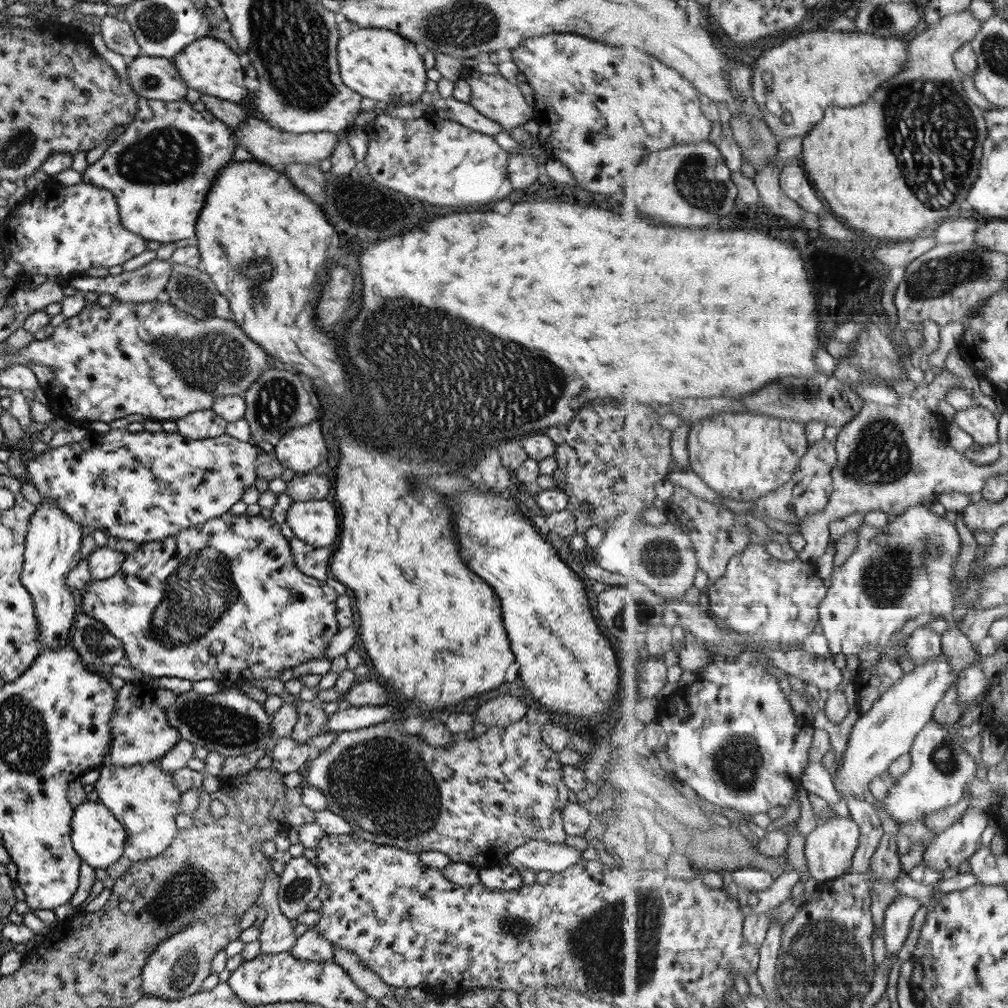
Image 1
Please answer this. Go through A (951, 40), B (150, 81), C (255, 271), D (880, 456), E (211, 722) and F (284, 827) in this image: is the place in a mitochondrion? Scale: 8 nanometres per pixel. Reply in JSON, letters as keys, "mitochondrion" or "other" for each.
{"A":"other","B":"mitochondrion","C":"mitochondrion","D":"mitochondrion","E":"mitochondrion","F":"other"}

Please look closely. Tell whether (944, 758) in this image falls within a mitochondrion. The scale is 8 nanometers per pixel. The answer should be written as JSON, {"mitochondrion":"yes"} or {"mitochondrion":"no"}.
{"mitochondrion":"yes"}

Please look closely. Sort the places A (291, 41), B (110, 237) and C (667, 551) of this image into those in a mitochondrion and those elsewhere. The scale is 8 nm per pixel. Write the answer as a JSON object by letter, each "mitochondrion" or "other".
{"A":"mitochondrion","B":"other","C":"mitochondrion"}

